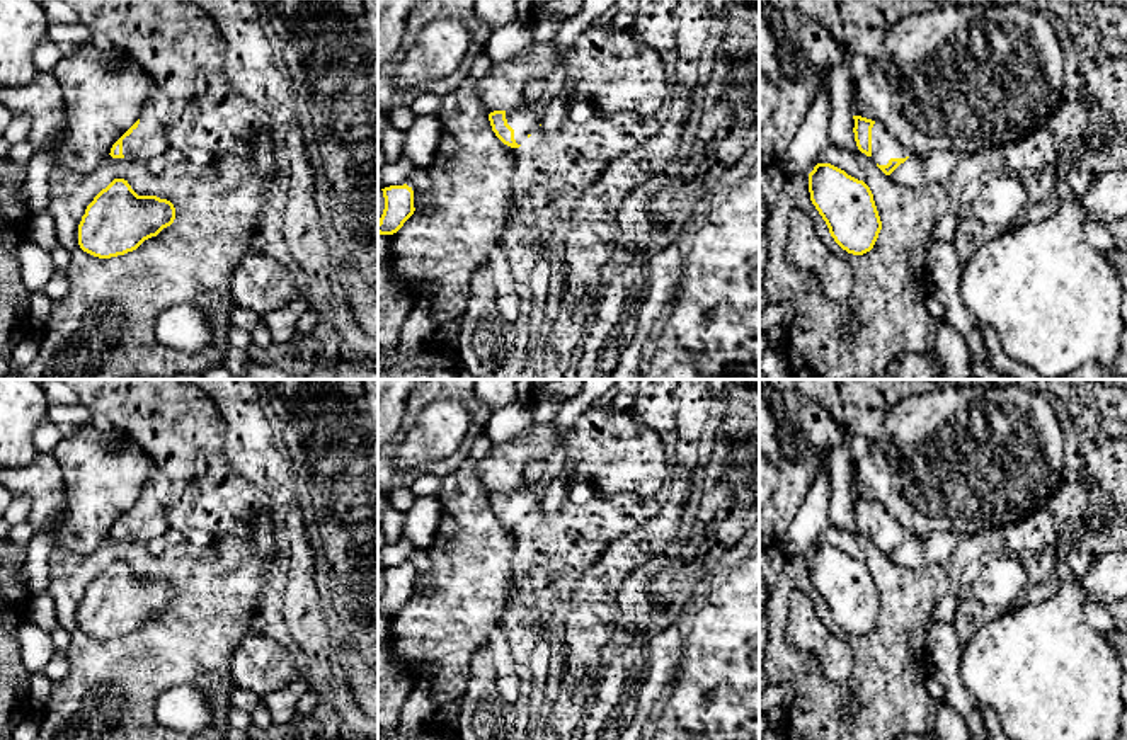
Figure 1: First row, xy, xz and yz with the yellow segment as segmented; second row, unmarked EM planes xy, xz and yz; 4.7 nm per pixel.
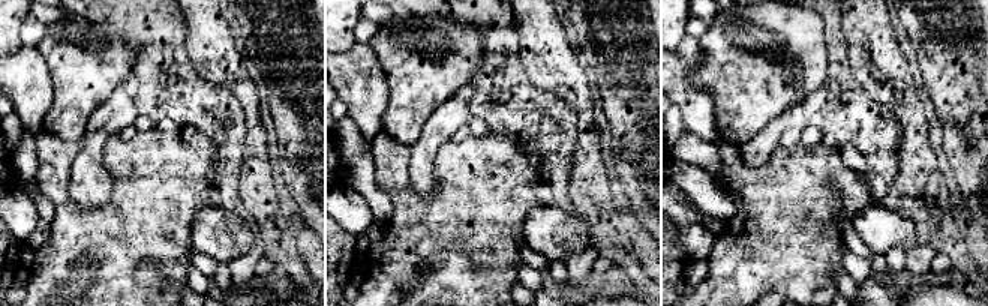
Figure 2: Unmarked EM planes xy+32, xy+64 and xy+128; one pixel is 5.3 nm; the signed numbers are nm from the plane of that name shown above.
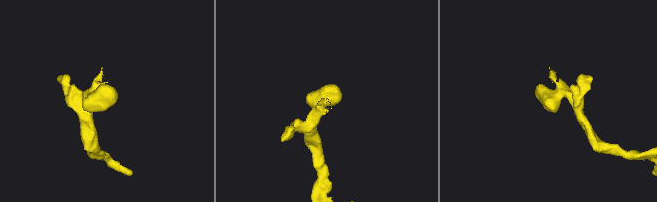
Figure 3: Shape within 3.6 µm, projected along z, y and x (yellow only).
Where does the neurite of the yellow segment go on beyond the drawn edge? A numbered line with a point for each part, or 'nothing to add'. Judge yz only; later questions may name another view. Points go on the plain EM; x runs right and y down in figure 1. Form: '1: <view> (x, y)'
1: yz (884, 528)

